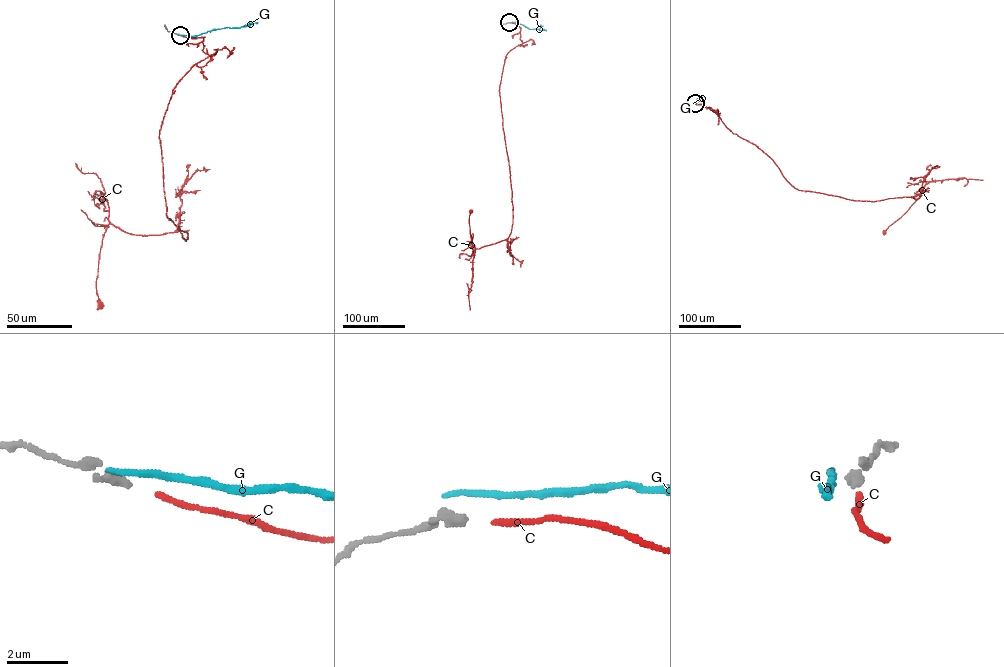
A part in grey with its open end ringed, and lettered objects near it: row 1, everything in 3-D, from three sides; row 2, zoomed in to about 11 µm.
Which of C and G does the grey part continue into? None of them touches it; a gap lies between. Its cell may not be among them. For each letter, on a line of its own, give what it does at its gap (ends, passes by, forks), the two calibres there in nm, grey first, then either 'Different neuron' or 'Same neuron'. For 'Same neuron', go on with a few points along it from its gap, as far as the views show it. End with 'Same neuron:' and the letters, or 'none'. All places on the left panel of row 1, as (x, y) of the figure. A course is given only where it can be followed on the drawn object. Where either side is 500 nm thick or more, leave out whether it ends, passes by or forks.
C: It ends there. Thickness 340 nm (grey) against 180 nm. Same neuron. Its course: (181, 35), (203, 37), (209, 55), (172, 90), (160, 130), (166, 217), (187, 239), (109, 223), (100, 306)
G: It ends there. Thickness 340 nm (grey) against 280 nm. Different neuron
Same neuron: C

